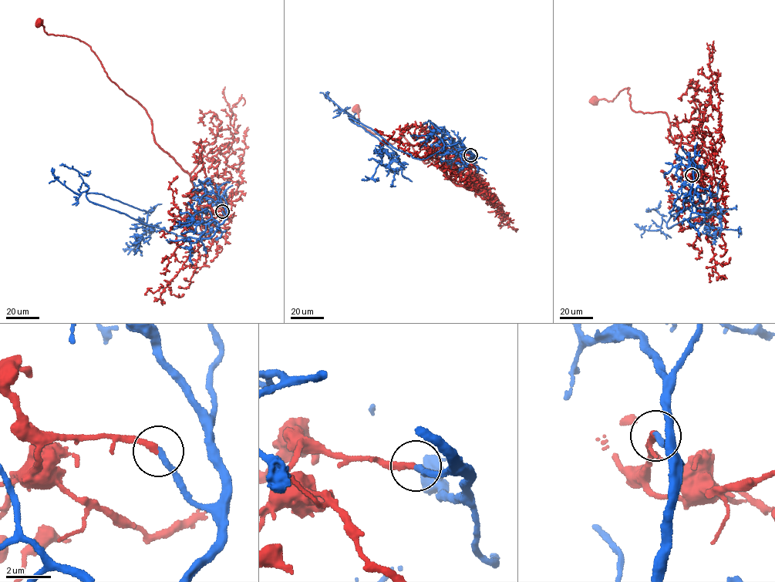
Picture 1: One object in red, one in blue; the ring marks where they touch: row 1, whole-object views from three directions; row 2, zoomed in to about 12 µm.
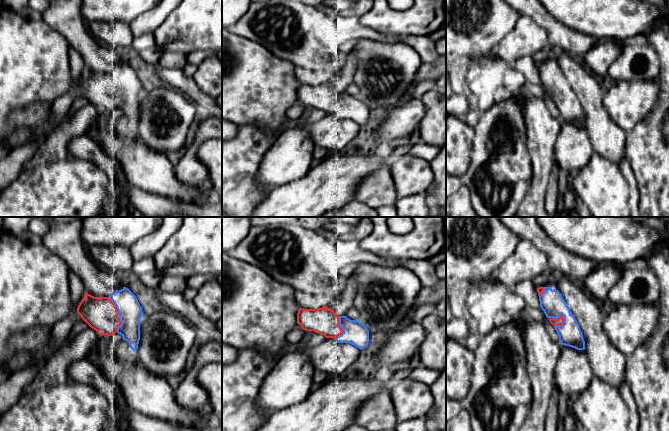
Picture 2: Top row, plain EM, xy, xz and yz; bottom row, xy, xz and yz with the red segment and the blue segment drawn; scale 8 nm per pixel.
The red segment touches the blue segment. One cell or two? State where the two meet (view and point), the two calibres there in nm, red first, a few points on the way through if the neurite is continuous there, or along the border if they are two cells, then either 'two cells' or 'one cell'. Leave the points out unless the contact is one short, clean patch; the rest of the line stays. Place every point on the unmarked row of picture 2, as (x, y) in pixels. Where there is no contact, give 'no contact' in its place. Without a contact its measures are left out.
contact xy (117, 90); calibres 280 and 190 nm; two cells

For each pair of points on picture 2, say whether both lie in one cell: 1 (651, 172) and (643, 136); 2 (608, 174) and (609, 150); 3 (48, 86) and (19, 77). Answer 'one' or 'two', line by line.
1: one
2: two
3: one

